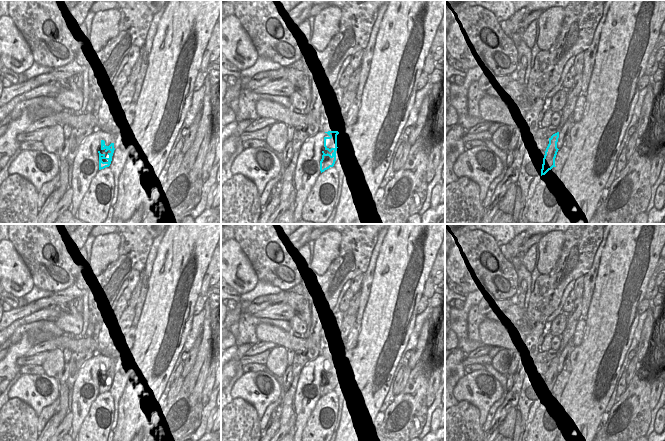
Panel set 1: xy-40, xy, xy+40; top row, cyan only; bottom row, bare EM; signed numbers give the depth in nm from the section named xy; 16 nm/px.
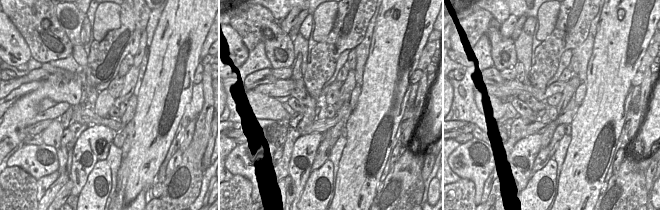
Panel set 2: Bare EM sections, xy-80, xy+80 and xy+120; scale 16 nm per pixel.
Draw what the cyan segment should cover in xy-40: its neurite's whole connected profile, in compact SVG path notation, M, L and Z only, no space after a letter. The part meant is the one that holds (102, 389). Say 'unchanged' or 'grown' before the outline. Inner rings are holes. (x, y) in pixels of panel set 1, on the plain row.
unchanged | M101 364L101 374L104 374L105 376L110 374L111 376L108 377L109 381L106 382L105 378L101 378L100 375L98 375L98 377L99 377L99 394L110 390L111 385L112 385L112 380L113 380L114 374L115 374L114 367L111 367L109 370L106 370L105 365Z

